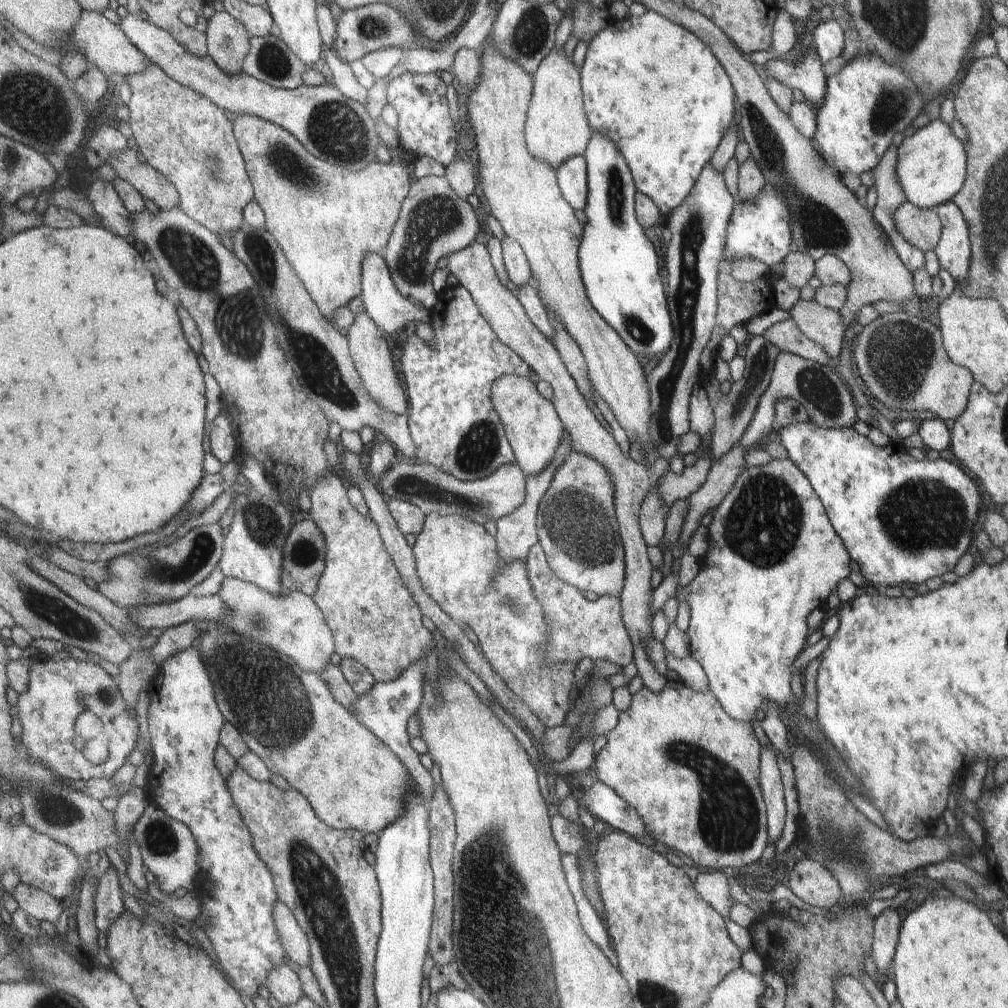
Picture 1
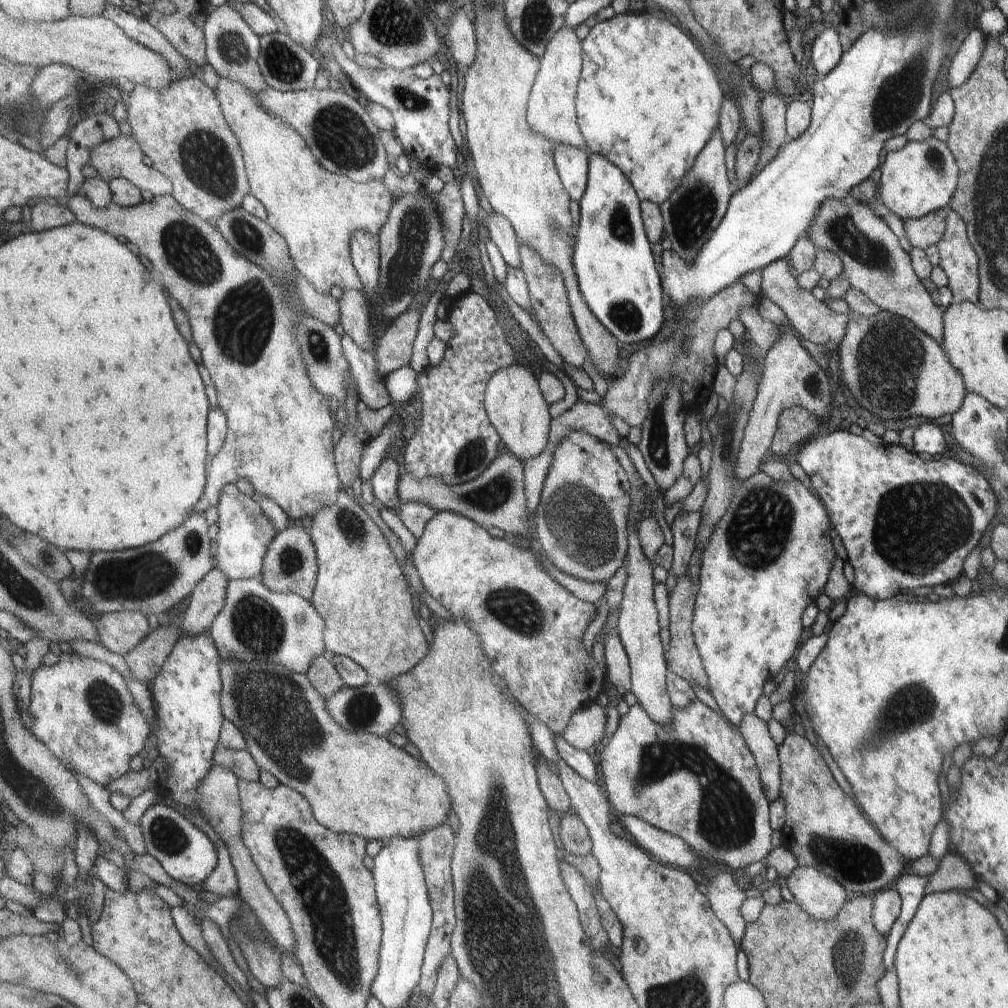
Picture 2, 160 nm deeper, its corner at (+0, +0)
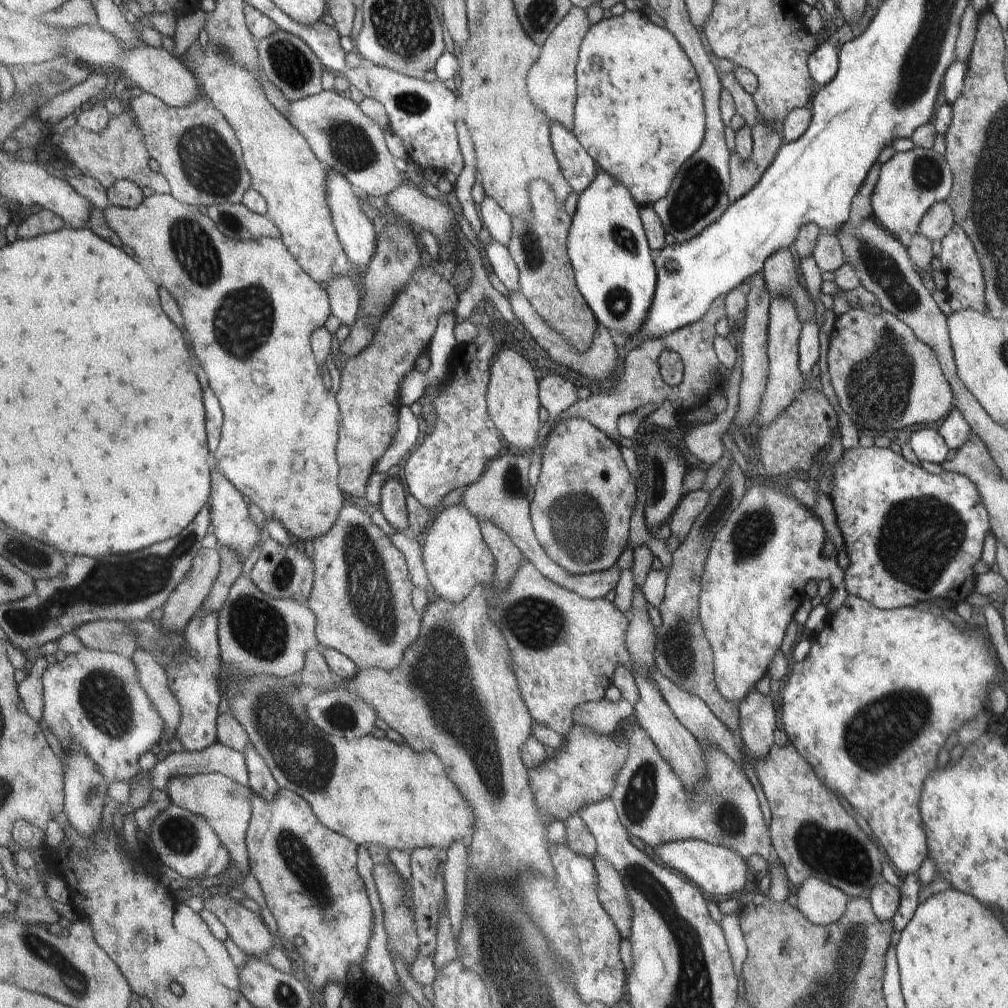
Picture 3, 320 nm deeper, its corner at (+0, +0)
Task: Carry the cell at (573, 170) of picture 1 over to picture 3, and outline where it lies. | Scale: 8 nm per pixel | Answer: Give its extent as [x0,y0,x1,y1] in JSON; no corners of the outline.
[550,121,598,194]

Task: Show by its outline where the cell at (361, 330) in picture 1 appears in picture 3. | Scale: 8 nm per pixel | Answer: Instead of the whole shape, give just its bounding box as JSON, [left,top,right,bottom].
[327,277,363,329]

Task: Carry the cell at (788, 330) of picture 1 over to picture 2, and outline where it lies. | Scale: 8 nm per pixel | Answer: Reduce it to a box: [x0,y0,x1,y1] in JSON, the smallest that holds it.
[736,306,779,352]

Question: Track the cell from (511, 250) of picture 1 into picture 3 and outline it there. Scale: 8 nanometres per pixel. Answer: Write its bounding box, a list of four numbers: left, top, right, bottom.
[479,195,513,247]

